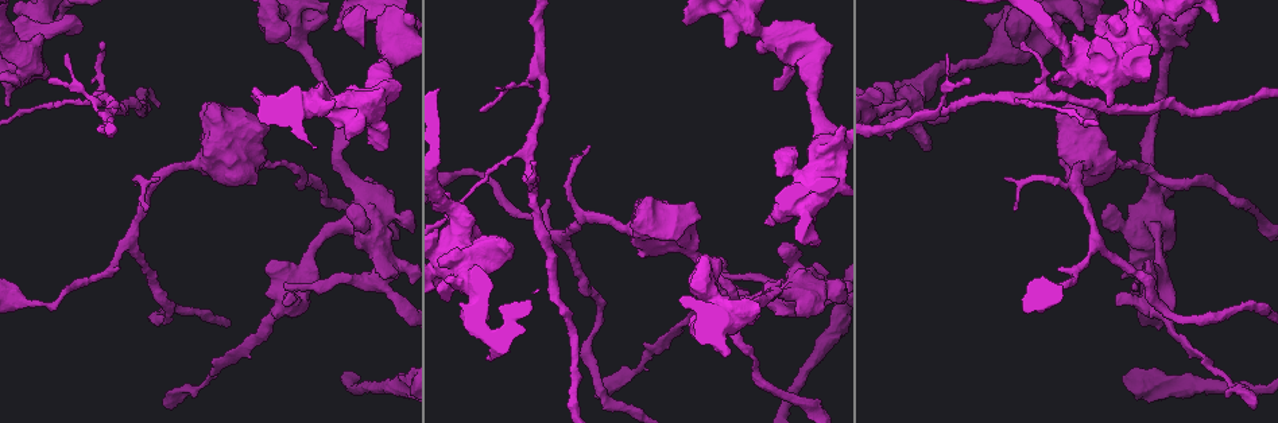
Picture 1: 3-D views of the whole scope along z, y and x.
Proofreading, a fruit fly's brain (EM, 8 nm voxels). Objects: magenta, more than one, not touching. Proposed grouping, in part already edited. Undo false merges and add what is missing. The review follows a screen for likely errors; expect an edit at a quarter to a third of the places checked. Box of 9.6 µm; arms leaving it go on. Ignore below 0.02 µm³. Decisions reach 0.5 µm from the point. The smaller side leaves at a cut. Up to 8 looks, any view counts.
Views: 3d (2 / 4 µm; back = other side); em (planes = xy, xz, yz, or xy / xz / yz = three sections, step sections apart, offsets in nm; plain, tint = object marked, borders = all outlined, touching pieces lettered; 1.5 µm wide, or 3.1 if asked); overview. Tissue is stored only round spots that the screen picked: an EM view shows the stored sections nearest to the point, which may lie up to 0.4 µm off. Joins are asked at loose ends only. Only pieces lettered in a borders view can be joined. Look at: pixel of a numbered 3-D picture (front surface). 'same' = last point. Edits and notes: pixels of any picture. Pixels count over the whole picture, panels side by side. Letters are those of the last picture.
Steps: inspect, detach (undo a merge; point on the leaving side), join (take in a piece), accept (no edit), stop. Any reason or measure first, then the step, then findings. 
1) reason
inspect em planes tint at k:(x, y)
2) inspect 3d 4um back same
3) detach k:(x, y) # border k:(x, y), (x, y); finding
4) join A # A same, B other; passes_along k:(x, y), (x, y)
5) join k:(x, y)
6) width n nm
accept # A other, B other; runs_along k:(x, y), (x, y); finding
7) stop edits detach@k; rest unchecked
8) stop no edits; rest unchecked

calibre changes
inspect em planes borders at 1:(21, 77)

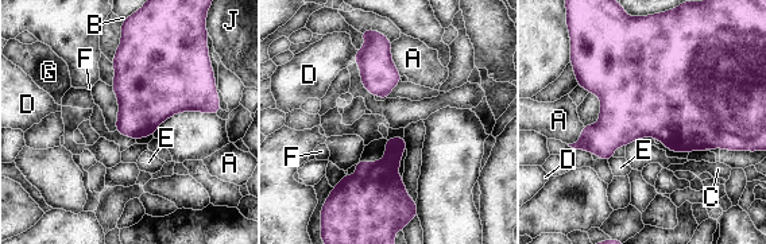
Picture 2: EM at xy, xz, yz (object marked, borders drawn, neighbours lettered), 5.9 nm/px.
accept # A other, B other, C other, D other, E other, F other, G other, J other; continuous, no second cell

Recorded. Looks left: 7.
branch stops here
inspect em xy step 4 tint at 1:(379, 150)

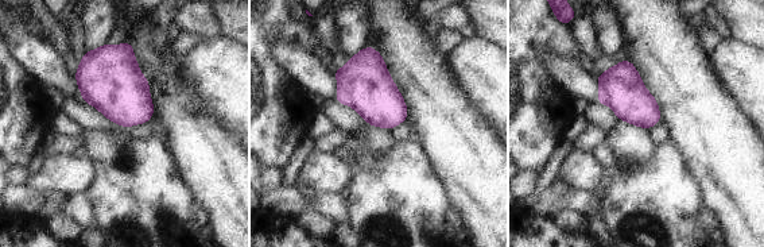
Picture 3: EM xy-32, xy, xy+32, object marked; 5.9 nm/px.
what lies round it
inspect em xy step 4 borders same

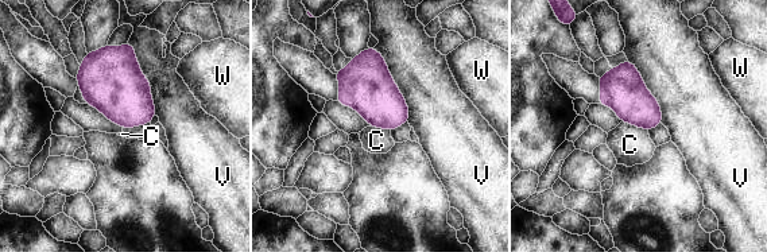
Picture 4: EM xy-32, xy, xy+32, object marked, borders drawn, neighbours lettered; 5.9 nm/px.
width 240 nm
accept # C other, V other, W other; border 4:(622, 120), (643, 127), (647, 131); no lettered piece goes on from it

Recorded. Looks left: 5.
inspect em planes plain at 1:(103, 40)

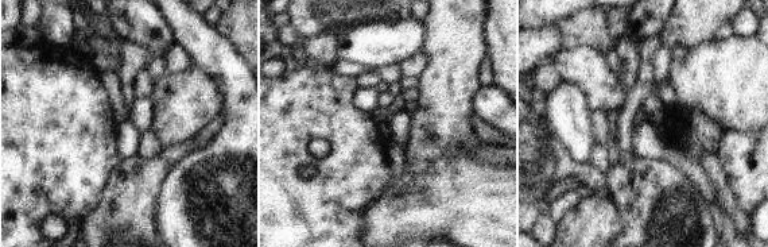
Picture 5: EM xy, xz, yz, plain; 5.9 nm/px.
inspect em planes borders same

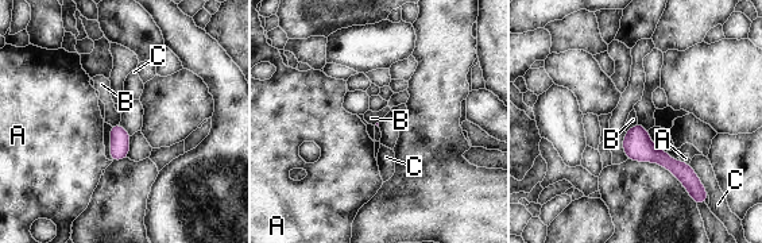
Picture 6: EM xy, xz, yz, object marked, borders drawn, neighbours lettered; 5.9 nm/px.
longest_contact C 190 nm
accept # A other, B other, C other; border 6:(637, 122), (626, 132); no lettered piece goes on from it

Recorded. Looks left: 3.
stop no edits; rest unchecked

